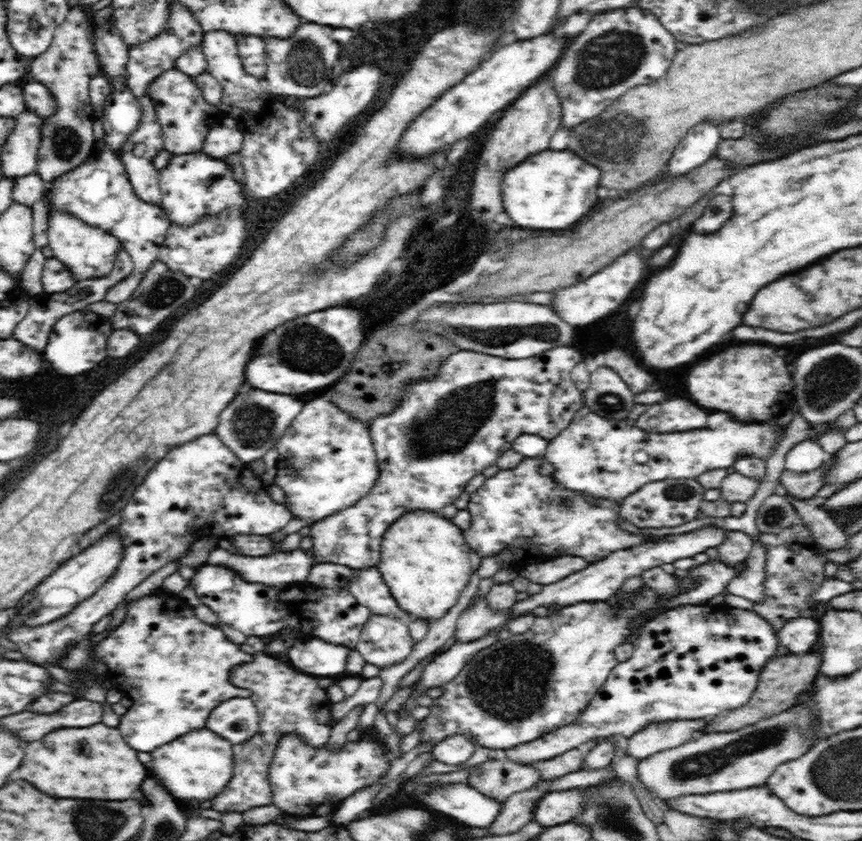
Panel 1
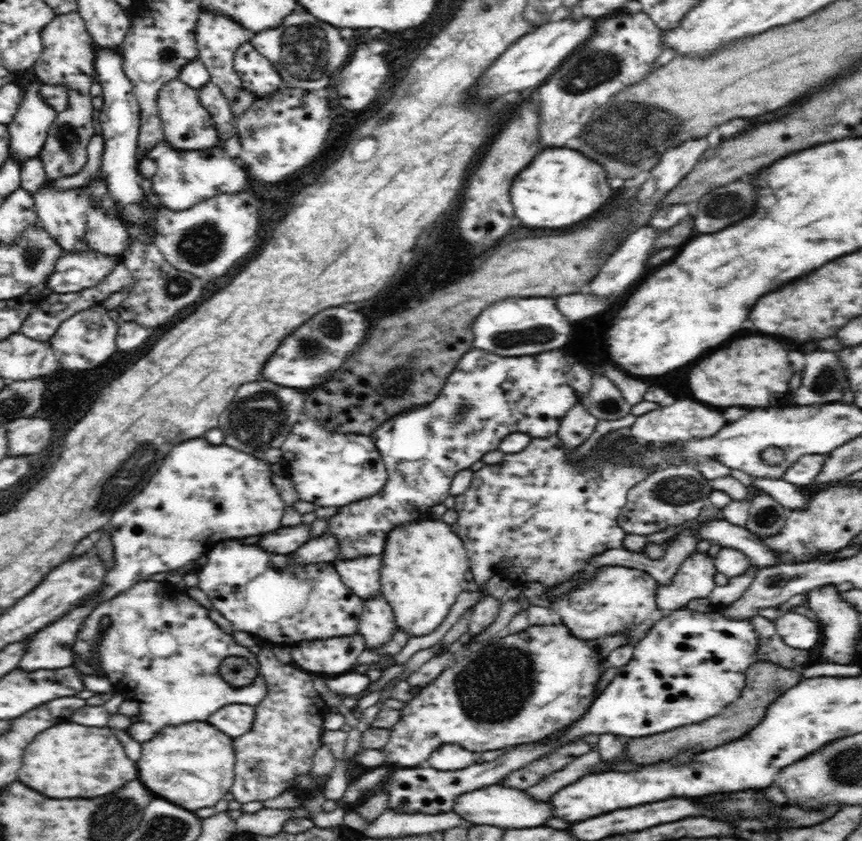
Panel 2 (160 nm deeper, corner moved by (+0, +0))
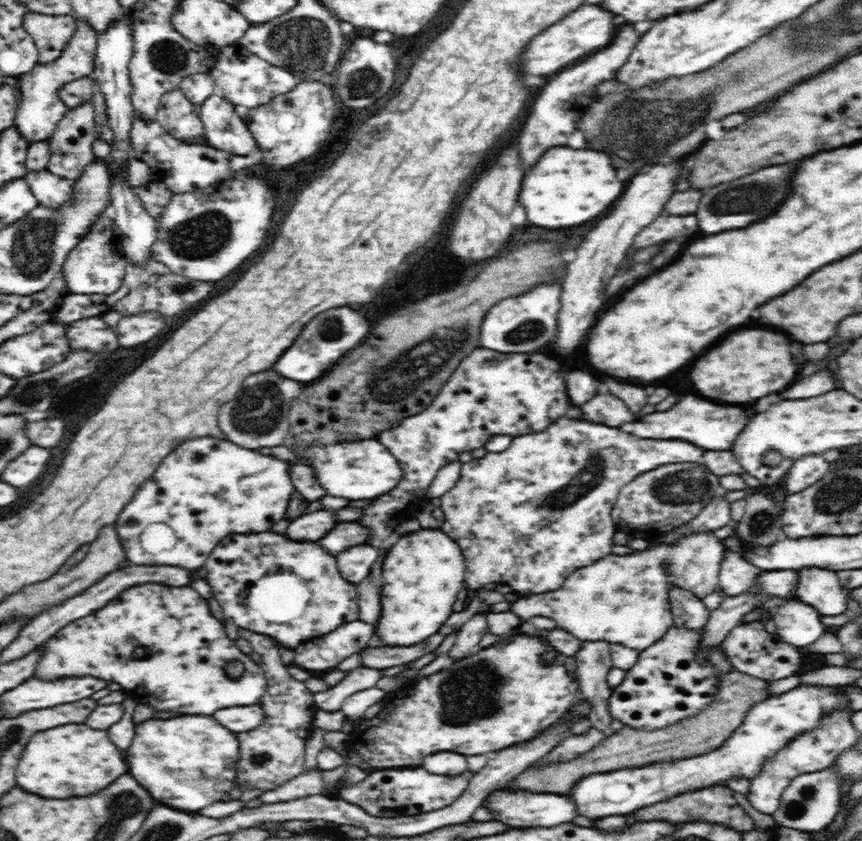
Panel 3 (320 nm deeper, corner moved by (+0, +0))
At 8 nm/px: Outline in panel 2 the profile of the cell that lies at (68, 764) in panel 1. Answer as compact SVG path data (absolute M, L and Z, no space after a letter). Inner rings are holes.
M74 722L56 724L26 748L18 780L48 798L96 798L122 788L138 776L136 764L124 754L110 728L86 728Z

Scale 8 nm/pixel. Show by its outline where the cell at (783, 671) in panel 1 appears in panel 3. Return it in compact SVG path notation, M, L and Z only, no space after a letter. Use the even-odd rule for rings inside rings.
M731 671L726 680L722 680L722 688L717 688L718 700L694 716L678 720L674 724L662 728L632 728L624 726L610 734L592 751L578 755L568 762L549 763L550 768L528 768L516 776L504 790L530 790L530 792L554 792L568 794L578 778L590 774L606 774L622 769L642 768L654 763L672 762L697 757L723 745L723 742L742 724L744 716L757 703L762 703L772 696L768 688L769 681L760 680L749 674Z

